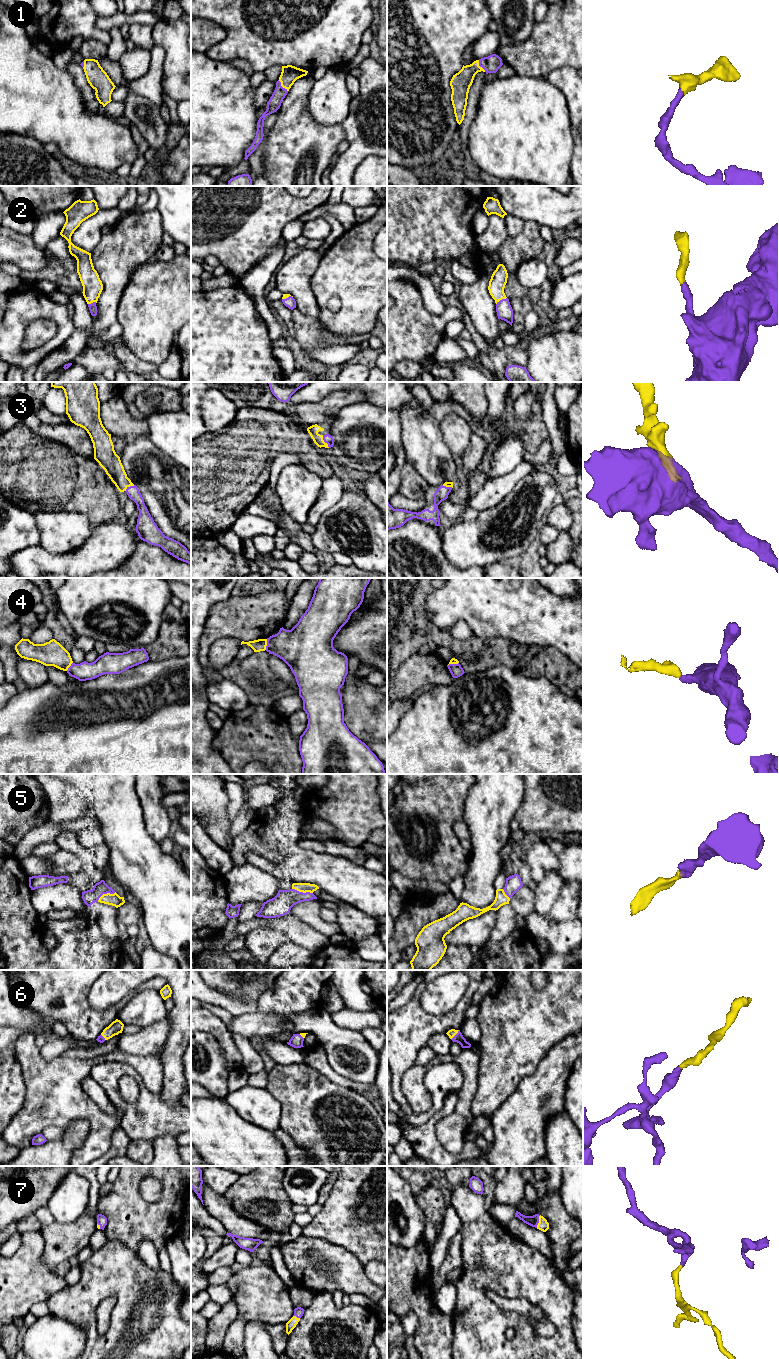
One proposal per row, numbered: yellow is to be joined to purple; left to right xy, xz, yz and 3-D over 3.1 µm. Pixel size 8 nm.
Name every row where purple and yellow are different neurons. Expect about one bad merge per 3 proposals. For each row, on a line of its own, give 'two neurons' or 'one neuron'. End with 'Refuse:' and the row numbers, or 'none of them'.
1: one neuron
2: one neuron
3: one neuron
4: two neurons
5: one neuron
6: one neuron
7: one neuron
Refuse: 4

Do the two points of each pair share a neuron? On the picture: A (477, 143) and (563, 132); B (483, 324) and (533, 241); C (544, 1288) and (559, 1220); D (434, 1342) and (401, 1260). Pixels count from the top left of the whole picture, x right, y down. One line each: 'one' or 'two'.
A: one
B: one
C: two
D: one

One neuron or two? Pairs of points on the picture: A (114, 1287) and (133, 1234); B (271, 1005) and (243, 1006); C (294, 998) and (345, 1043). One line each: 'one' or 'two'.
A: two
B: two
C: two

